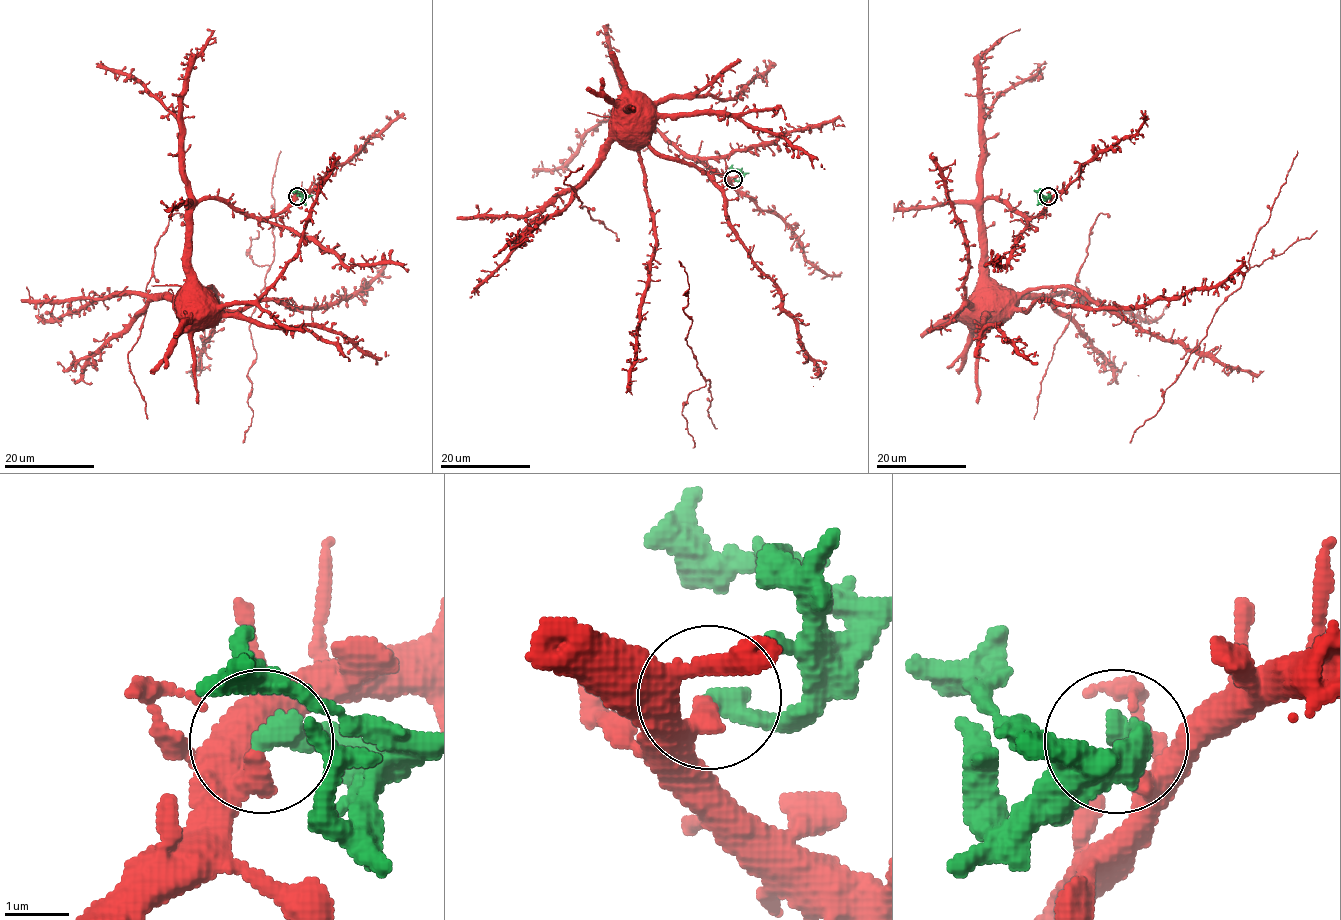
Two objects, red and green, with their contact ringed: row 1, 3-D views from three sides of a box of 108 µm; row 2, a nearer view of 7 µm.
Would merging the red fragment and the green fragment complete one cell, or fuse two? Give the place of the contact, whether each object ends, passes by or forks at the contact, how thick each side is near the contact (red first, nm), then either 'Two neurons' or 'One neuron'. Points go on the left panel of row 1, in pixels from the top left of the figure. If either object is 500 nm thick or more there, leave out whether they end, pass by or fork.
Place: (297, 196). At the ring red ends. At the ring green ends. Thickness 320 nm (red) against 380 nm. Two neurons

